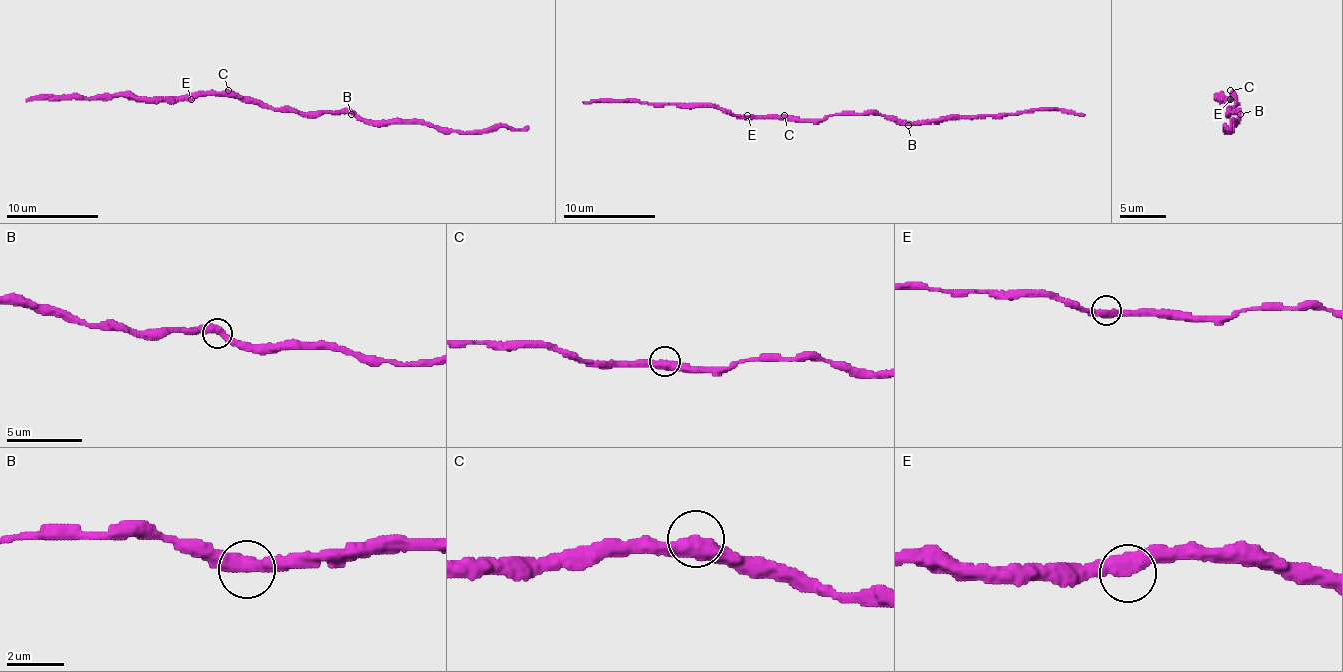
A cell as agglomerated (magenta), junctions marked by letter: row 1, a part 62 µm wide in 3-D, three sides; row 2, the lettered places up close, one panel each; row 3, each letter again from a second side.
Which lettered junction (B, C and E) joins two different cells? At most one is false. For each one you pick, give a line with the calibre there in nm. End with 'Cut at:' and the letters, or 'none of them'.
Cut at: none of them

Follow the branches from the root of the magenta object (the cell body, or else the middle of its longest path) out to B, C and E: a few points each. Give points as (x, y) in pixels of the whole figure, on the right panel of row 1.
B: (1230, 111), (1228, 113), (1240, 113)
C: (1230, 111), (1235, 106), (1235, 95), (1230, 90)
E: (1230, 111), (1235, 106), (1233, 95), (1230, 99)

